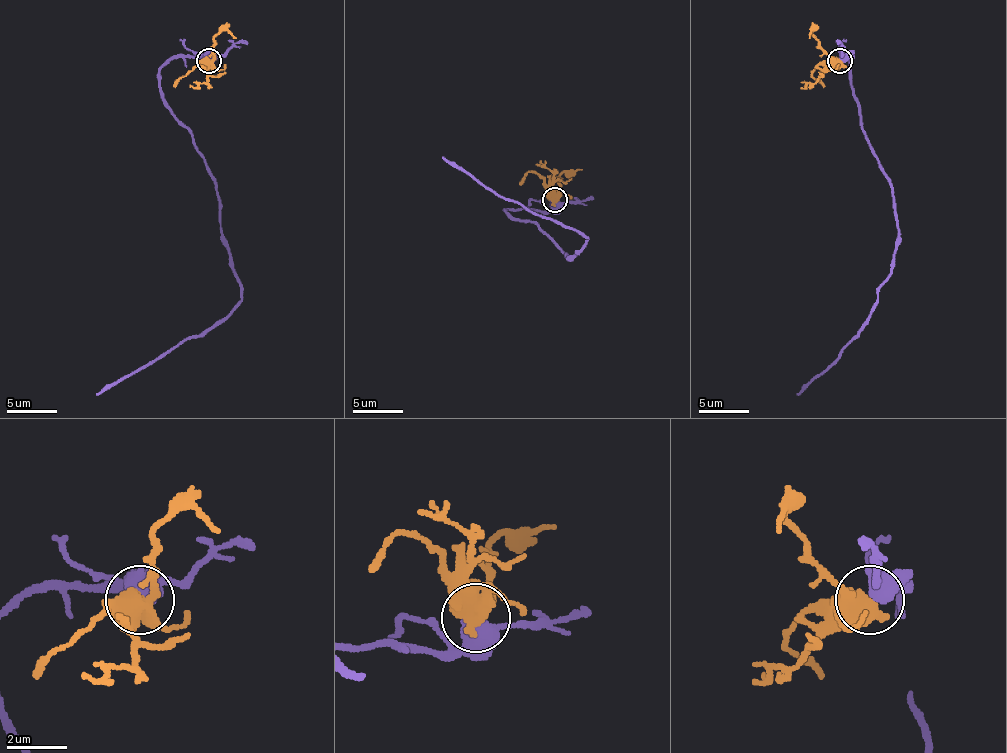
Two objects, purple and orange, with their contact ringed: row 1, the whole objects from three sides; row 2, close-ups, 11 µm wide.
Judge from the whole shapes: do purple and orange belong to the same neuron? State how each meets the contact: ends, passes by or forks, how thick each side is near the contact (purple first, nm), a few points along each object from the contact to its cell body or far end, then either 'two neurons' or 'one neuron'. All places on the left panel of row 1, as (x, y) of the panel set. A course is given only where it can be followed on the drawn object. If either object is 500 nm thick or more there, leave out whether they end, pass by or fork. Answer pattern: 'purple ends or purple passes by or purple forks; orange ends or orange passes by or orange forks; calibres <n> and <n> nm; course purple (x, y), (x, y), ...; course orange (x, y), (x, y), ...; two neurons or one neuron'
calibres 500 and 480 nm; course purple (208, 59), (173, 56), (160, 69), (160, 94), (216, 185), (221, 241), (241, 302), (97, 395); course orange (208, 61), (201, 61), (173, 86); one neuron

